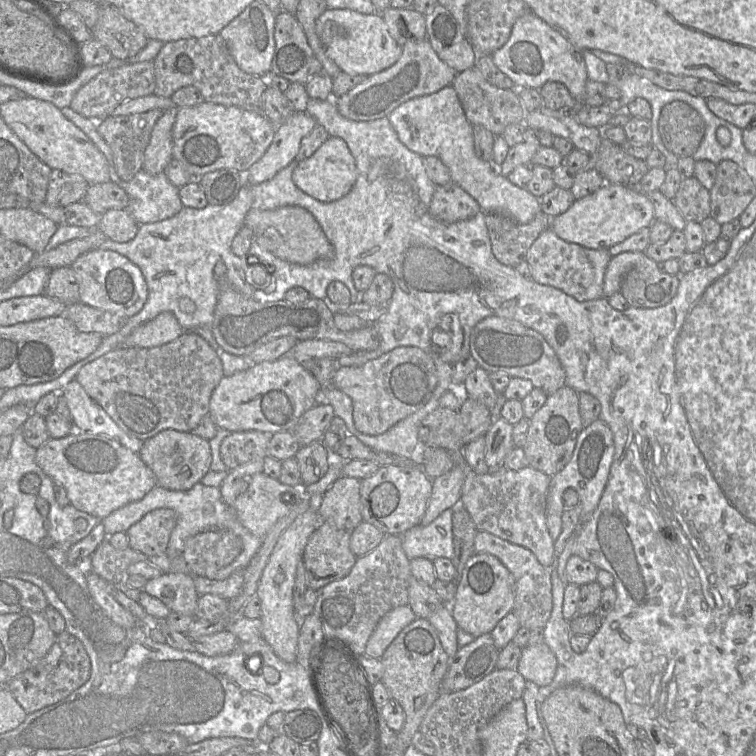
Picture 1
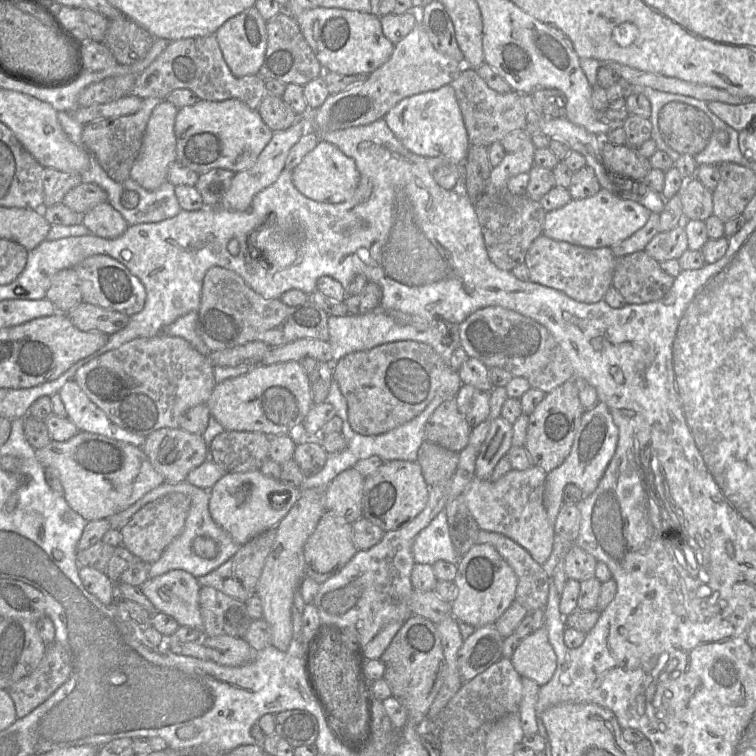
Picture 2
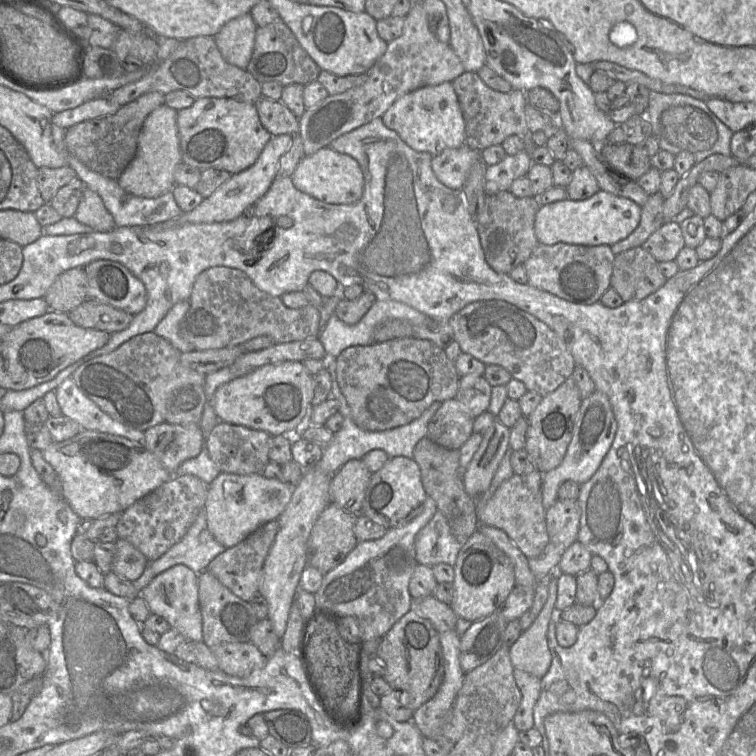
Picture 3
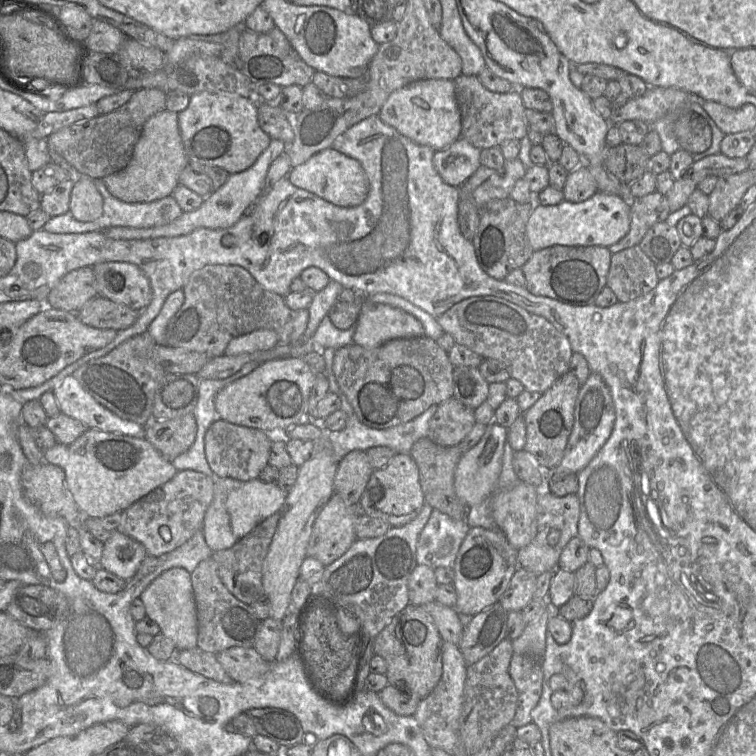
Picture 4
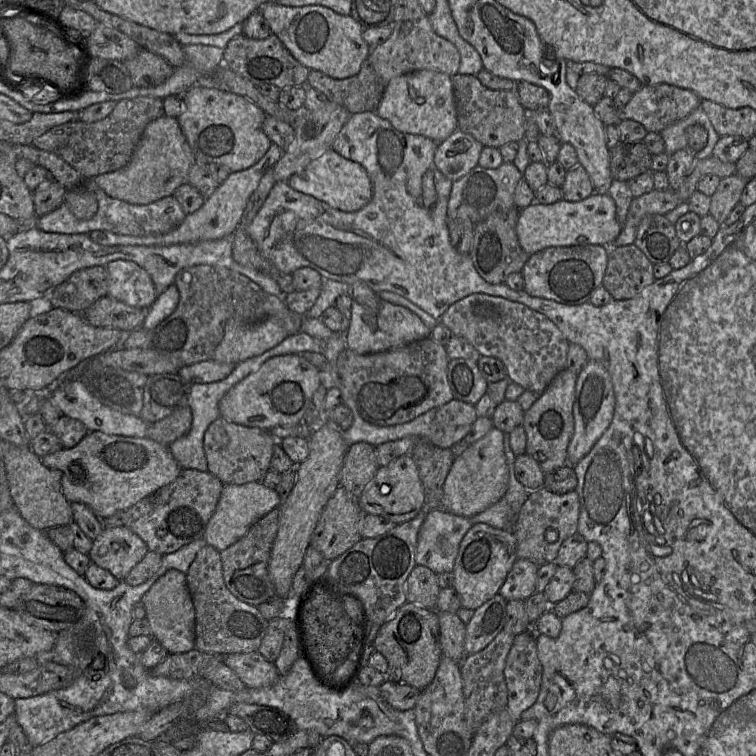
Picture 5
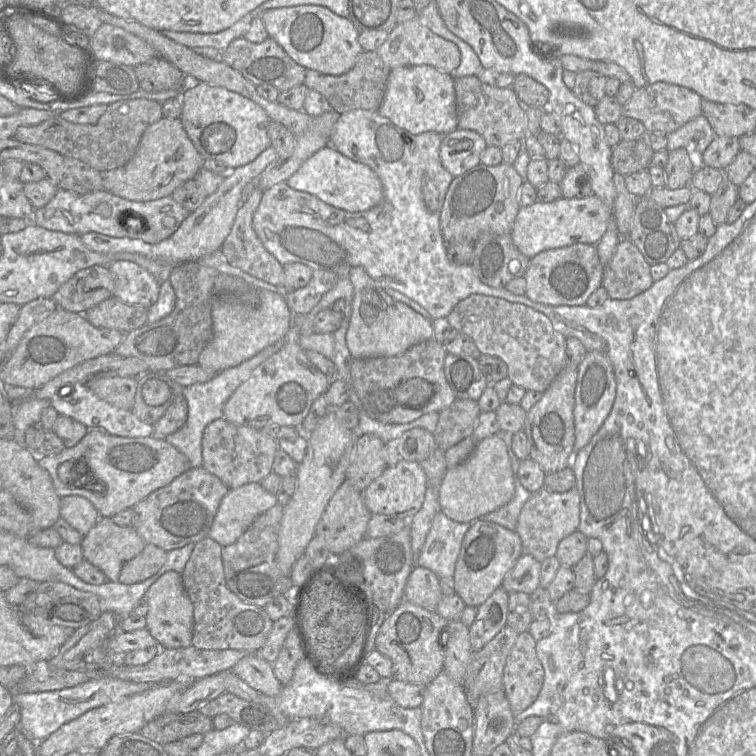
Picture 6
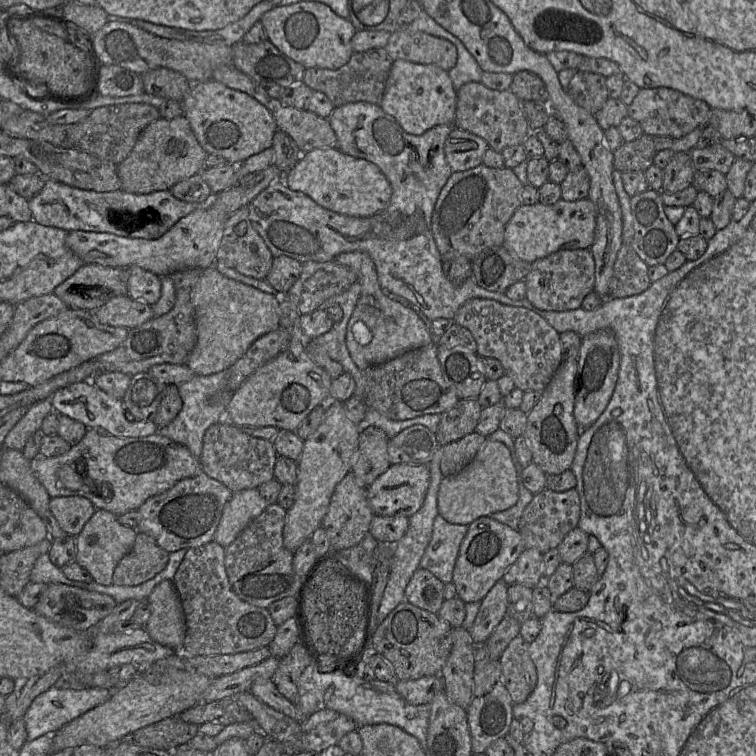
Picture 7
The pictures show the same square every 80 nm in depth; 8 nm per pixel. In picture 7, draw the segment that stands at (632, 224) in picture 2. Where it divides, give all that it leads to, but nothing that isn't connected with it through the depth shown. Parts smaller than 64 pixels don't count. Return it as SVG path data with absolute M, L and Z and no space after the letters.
M560 199L554 204L544 205L540 202L533 205L520 205L506 225L502 246L514 257L533 263L560 250L590 248L595 238L596 207L588 199L566 201Z

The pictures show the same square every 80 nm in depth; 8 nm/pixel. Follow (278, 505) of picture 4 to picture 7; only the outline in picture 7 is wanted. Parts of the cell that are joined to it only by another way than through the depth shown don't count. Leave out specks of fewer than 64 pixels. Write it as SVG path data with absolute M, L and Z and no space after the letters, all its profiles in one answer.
M258 488L233 493L223 508L213 540L226 548L268 505Z

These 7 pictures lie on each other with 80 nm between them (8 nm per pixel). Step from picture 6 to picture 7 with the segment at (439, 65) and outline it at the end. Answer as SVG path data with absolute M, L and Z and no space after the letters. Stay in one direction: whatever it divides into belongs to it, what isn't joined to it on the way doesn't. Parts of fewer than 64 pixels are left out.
M405 27L390 34L384 49L394 61L406 60L412 63L437 65L447 72L457 62L457 49L451 42Z

